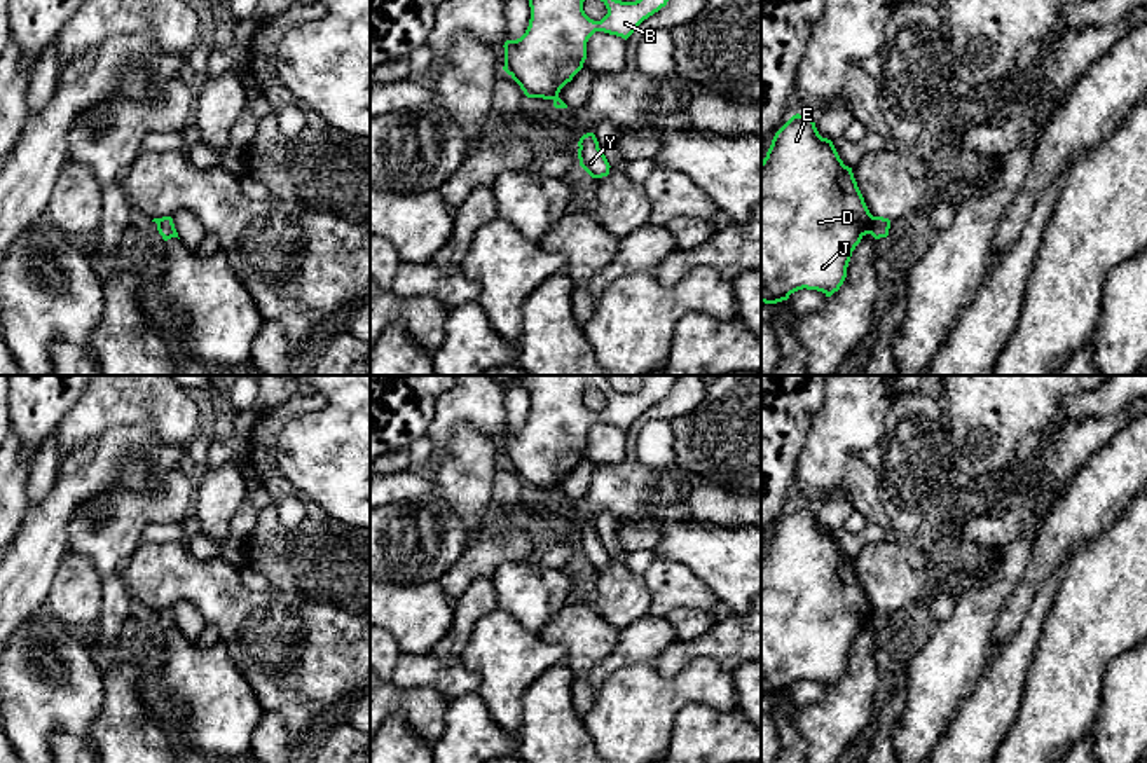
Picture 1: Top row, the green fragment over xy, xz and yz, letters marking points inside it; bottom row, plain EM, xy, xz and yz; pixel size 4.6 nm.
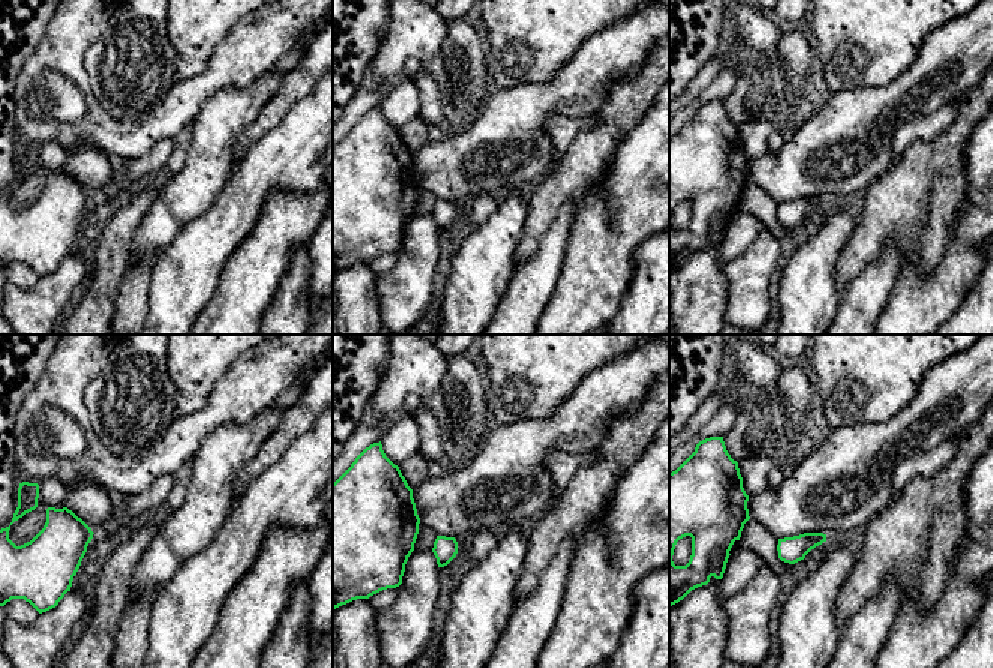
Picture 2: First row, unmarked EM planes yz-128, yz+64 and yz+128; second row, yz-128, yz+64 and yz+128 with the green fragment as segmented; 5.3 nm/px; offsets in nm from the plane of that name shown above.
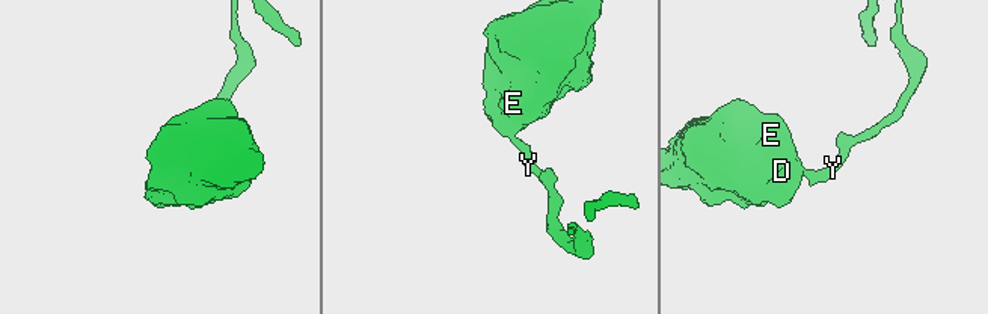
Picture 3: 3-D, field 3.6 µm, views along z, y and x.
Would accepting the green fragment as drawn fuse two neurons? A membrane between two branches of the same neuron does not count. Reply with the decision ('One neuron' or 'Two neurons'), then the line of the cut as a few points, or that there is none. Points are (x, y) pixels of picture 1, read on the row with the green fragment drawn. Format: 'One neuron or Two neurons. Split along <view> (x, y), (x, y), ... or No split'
Two neurons. Split along yz (875, 217), (868, 233)

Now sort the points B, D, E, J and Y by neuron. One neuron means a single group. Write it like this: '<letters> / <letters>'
B D E J / Y

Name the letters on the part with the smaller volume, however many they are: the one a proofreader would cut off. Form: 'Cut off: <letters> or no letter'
Cut off: B, D, E, J

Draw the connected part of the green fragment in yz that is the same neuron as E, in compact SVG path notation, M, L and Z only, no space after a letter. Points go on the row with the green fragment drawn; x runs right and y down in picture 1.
M793 115L761 161L761 302L787 300L803 288L831 297L873 220L852 168L843 164L833 141L819 134L814 119Z

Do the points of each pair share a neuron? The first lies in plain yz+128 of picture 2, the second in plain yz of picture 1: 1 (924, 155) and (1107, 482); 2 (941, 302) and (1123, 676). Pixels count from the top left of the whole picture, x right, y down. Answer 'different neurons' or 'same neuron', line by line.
1: same neuron
2: different neurons

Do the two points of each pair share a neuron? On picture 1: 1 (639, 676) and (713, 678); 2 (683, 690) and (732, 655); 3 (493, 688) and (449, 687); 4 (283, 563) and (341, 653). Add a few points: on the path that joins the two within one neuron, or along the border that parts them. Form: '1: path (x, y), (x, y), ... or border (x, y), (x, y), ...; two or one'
1: path (657, 687), (688, 687), (695, 683); one
2: border (678, 673), (700, 657), (713, 657), (730, 674); two
3: border (460, 660), (479, 678), (479, 690); two
4: border (271, 589), (297, 592), (332, 603), (343, 610); two

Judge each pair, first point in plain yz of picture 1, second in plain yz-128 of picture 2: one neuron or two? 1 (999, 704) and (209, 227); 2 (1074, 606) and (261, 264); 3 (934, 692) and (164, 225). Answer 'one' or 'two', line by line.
1: one
2: one
3: one

